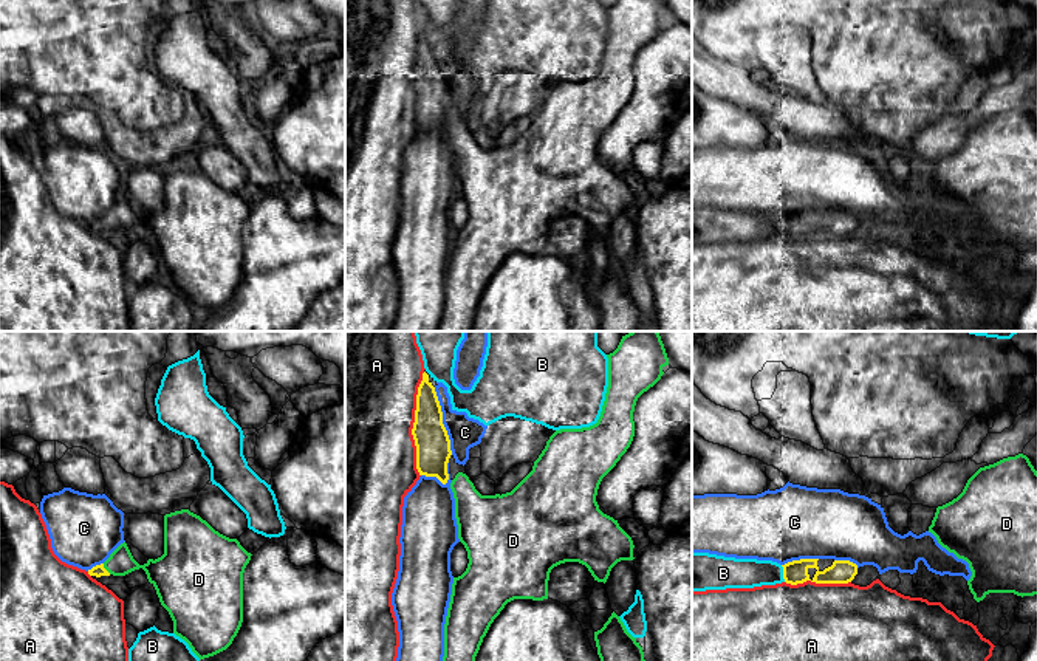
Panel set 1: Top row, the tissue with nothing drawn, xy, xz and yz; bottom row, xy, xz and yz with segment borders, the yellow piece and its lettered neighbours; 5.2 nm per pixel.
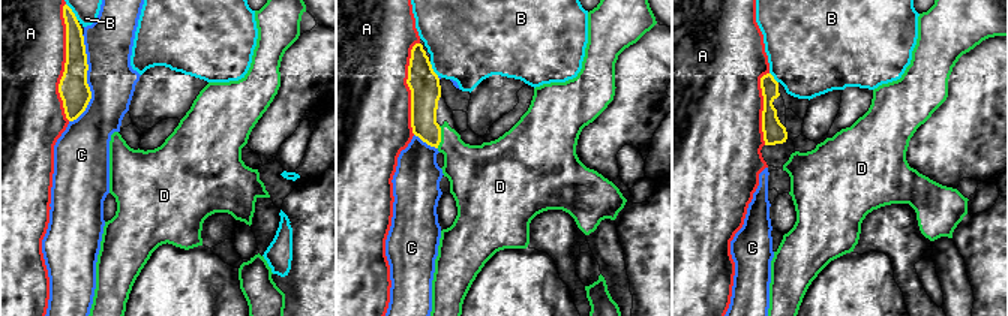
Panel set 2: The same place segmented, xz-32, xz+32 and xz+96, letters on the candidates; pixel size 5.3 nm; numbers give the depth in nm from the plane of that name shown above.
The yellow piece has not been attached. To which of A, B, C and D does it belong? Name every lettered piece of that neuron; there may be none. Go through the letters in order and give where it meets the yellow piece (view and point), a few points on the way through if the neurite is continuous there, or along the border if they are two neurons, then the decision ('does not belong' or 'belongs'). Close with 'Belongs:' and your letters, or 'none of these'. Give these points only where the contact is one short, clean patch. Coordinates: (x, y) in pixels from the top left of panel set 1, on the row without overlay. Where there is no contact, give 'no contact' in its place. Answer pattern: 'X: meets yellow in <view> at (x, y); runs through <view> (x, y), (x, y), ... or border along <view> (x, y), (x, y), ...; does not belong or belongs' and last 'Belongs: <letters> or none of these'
A: meets yellow in xz at (414, 78); does not belong
B: meets yellow in yz at (783, 226); does not belong
C: meets yellow in xz at (441, 75); does not belong
D: meets yellow in xy at (104, 222); runs through xy (98, 223), (104, 222), (121, 215); belongs
Belongs: D

